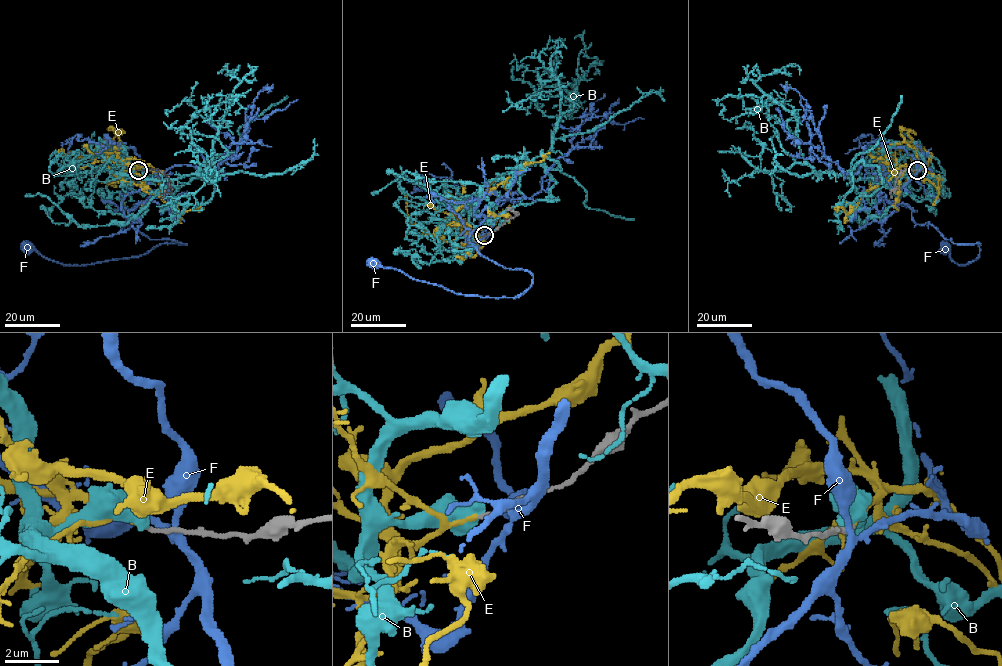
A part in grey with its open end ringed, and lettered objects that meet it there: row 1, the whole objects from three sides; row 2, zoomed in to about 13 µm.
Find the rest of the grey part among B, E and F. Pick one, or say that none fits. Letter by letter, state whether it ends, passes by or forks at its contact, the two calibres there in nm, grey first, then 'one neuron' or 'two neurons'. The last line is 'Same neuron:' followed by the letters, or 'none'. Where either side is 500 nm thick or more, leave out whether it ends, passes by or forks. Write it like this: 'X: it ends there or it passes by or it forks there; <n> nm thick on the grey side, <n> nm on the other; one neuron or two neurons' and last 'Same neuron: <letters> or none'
B: 160 nm thick on the grey side, 550 nm on the other; two neurons
E: it ends there; 140 nm thick on the grey side, 150 nm on the other; one neuron
F: it forks there; 190 nm thick on the grey side, 240 nm on the other; two neurons
Same neuron: E

